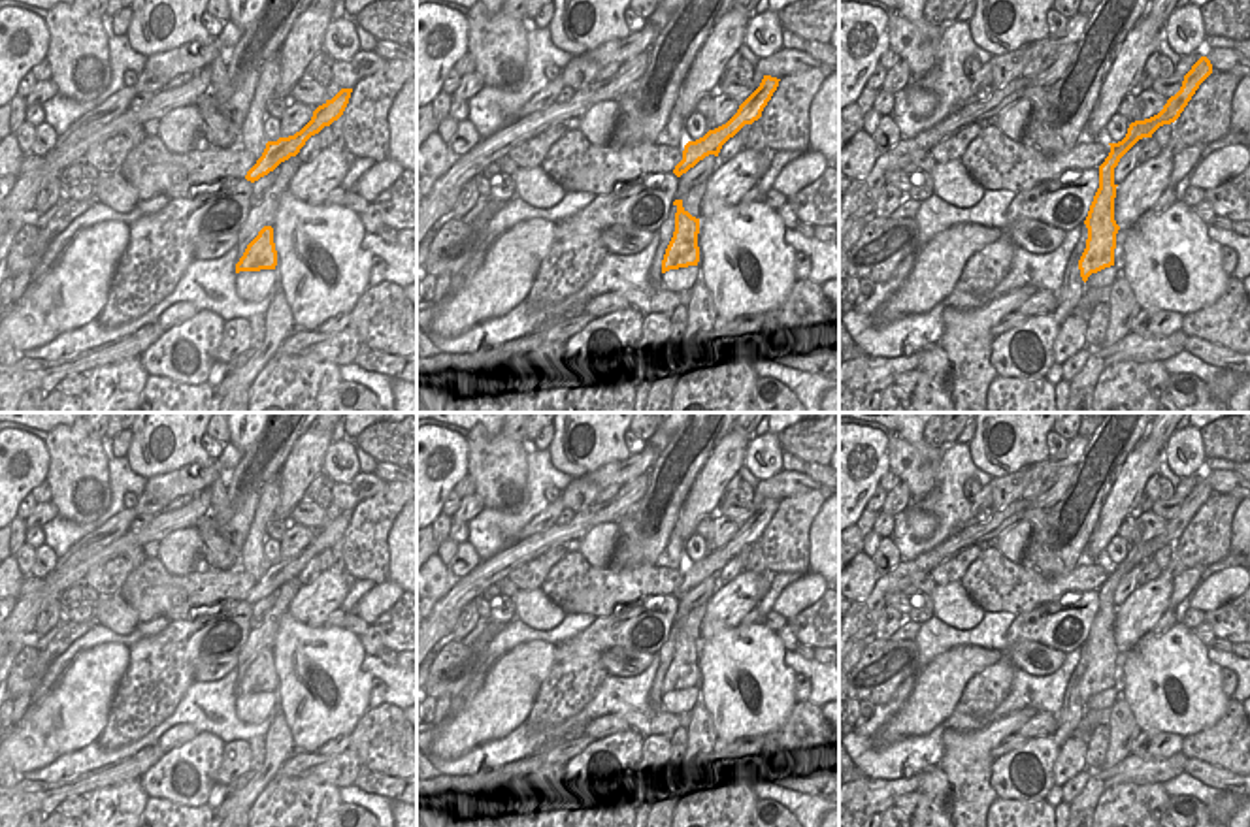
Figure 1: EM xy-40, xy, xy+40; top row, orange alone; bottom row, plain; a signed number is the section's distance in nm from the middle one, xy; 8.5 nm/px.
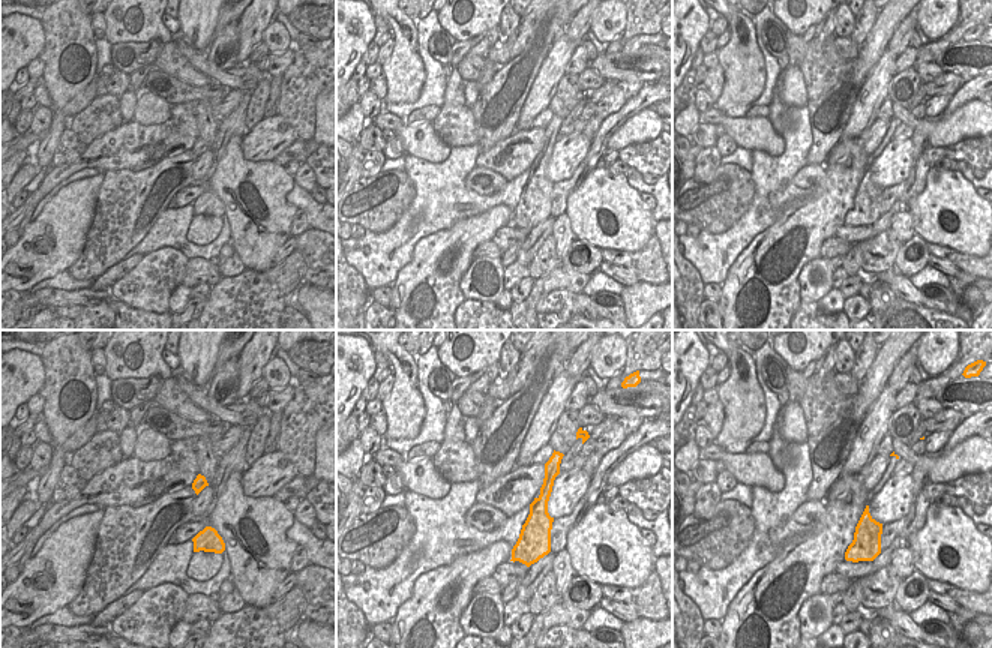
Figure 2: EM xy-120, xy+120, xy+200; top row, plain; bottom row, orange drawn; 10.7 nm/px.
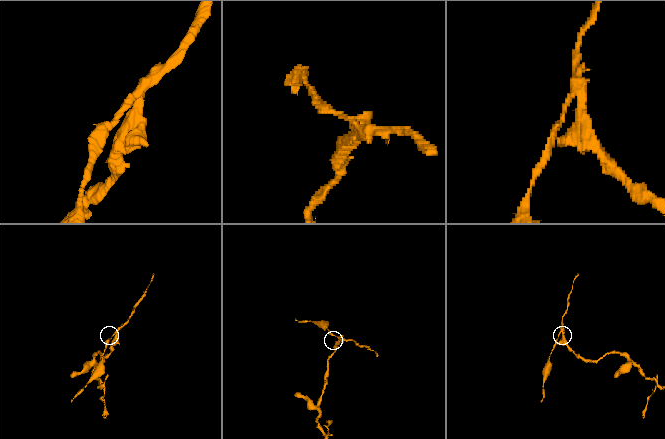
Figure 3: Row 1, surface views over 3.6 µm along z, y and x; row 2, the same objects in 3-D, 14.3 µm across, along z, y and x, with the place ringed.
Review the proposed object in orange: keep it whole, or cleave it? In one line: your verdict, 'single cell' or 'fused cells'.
fused cells

